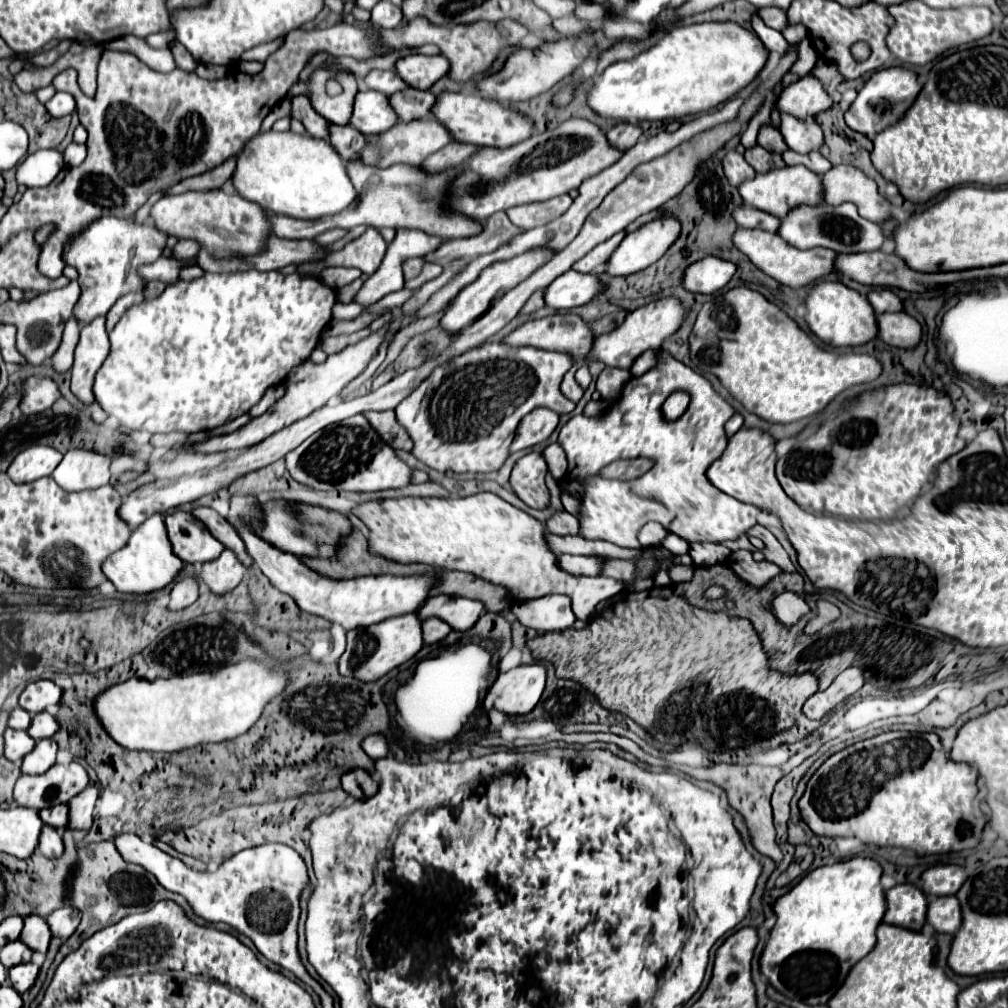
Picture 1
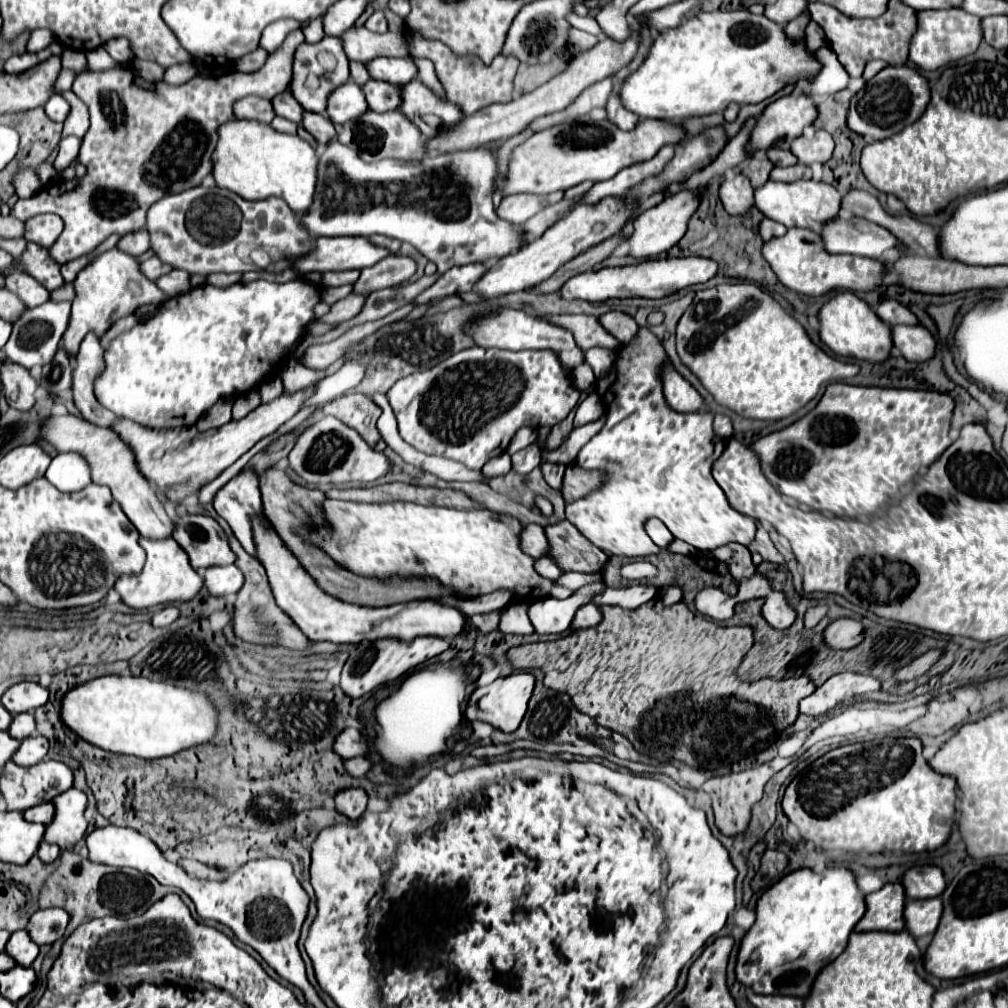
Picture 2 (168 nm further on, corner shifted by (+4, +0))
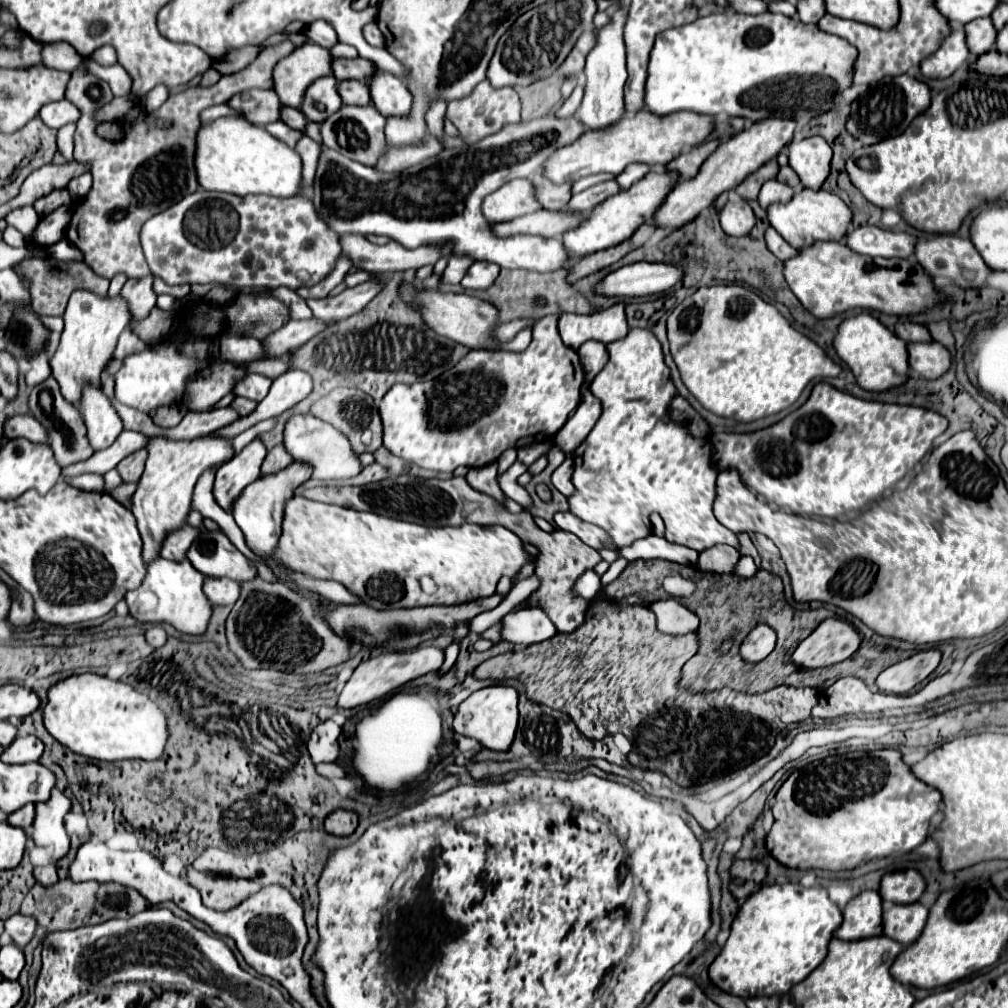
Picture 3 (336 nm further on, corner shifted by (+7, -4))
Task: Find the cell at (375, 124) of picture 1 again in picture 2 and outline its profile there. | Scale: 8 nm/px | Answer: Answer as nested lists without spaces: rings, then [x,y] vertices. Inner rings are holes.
[[[346,81],[328,95],[326,115],[334,125],[356,119],[356,115],[362,115],[364,111],[368,111],[368,105],[360,91],[360,85],[356,85],[354,81]]]

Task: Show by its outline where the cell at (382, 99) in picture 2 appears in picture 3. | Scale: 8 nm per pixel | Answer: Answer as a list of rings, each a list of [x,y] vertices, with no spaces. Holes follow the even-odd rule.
[[[341,81],[339,93],[347,105],[371,105],[373,103],[369,85],[363,81]]]

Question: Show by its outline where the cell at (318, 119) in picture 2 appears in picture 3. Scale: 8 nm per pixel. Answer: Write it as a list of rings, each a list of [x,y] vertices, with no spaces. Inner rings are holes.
[[[283,107],[281,109],[281,121],[287,123],[289,127],[297,129],[297,131],[303,131],[305,133],[305,127],[307,127],[307,119],[305,115],[301,115],[299,109],[293,109],[293,107]]]

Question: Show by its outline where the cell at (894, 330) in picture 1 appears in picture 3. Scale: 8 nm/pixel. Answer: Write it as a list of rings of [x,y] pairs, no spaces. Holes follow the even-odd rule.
[[[909,343],[909,369],[913,375],[925,377],[925,379],[937,379],[941,377],[949,365],[951,365],[951,355],[949,351],[937,343]]]

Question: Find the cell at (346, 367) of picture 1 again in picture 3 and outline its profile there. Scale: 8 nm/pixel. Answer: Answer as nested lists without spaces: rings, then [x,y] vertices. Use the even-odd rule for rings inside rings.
[[[149,437],[145,445],[149,457],[145,461],[145,471],[137,483],[137,491],[133,495],[133,515],[137,519],[137,527],[143,539],[143,559],[149,563],[157,557],[157,551],[161,547],[161,541],[171,529],[177,529],[185,523],[189,511],[191,511],[191,499],[193,499],[193,487],[197,485],[197,479],[209,471],[215,469],[229,459],[233,459],[233,445],[227,437],[197,437],[191,441],[175,441],[165,437]]]

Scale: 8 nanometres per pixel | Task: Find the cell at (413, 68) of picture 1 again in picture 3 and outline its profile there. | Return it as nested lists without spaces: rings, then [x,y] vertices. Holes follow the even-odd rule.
[[[335,59],[333,61],[333,75],[339,81],[345,79],[359,79],[359,81],[369,81],[377,73],[377,65],[373,65],[367,59]]]

